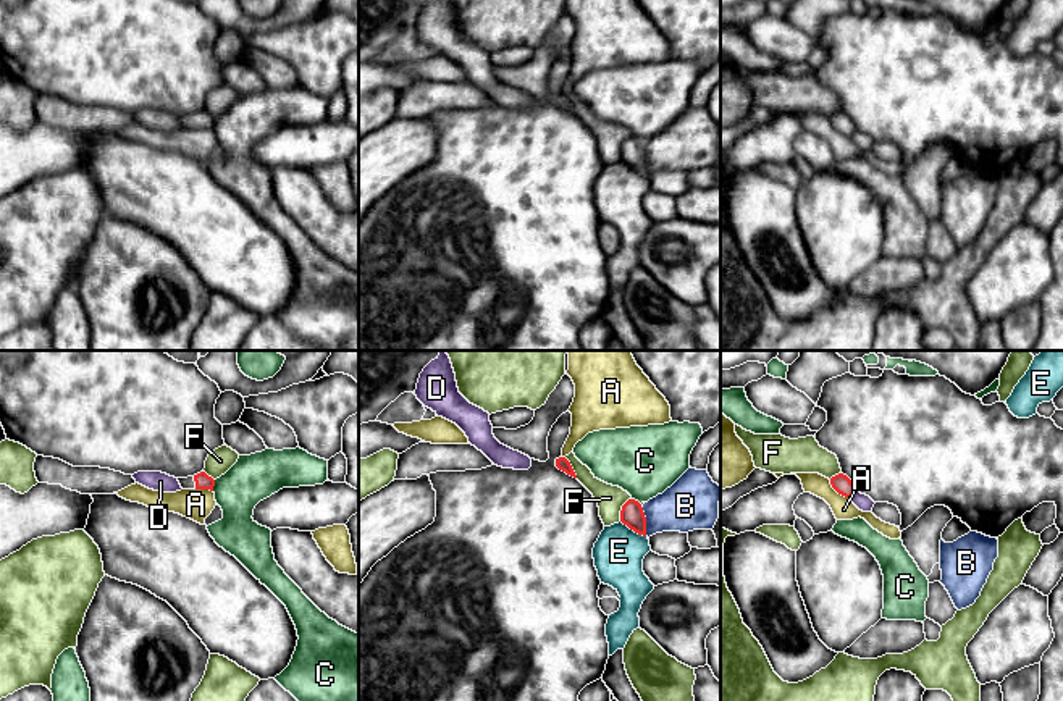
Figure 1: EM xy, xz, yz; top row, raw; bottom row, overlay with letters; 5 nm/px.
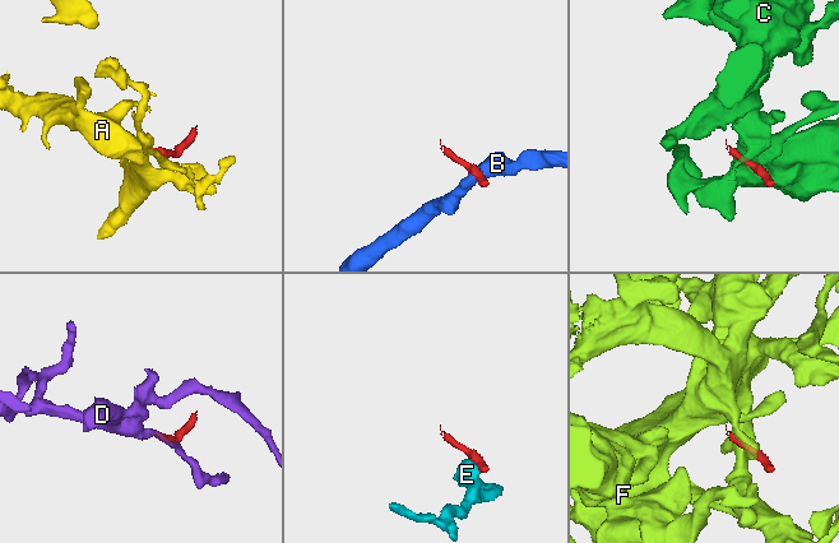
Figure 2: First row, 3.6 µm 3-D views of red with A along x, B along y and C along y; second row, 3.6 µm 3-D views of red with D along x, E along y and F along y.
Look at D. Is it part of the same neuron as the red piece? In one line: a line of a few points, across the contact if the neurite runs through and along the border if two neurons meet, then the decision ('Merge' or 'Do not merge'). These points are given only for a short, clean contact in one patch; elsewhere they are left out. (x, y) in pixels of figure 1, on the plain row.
Line: yz (857, 130), (850, 136). Do not merge

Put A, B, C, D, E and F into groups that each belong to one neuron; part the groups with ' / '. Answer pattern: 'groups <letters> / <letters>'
groups A / B / C / D / E / F

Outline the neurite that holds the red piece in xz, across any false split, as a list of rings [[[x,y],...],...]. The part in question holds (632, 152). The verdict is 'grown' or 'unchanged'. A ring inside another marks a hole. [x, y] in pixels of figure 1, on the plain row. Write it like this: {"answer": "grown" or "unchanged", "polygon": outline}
{"answer": "unchanged", "polygon": [[[628,137],[620,149],[620,160],[638,173],[646,174],[646,155],[638,139]]]}

